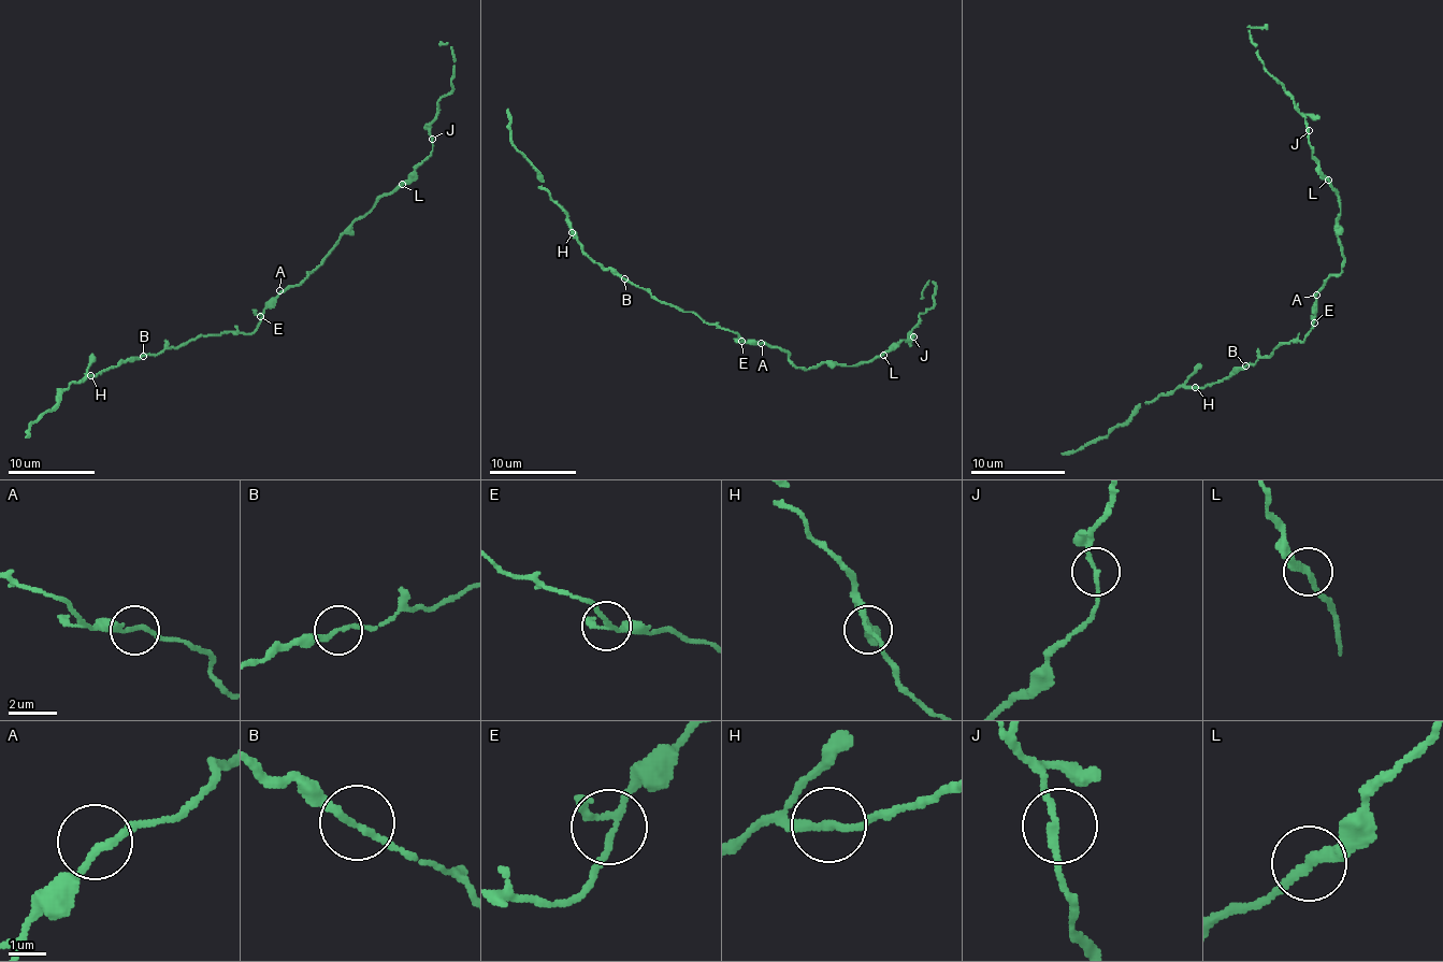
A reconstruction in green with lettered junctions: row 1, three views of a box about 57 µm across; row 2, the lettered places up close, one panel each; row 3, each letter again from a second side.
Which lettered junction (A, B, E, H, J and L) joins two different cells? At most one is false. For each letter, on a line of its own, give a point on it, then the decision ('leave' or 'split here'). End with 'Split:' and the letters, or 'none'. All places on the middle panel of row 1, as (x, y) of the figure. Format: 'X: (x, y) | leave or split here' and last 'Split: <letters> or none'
A: (761, 343) | leave
B: (624, 278) | leave
E: (741, 341) | leave
H: (572, 232) | leave
J: (913, 336) | leave
L: (883, 355) | leave
Split: none

